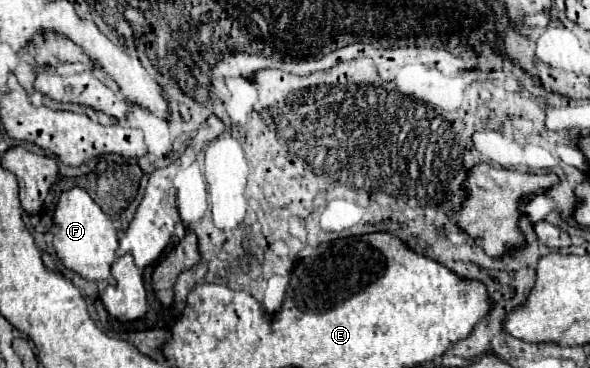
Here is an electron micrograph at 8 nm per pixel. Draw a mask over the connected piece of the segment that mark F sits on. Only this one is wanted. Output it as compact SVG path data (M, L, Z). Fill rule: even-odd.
M72 188L62 192L56 212L54 212L54 250L62 264L78 272L86 280L106 280L113 283L111 274L112 262L116 260L118 236L114 222L100 210L100 206L88 196L84 188Z

